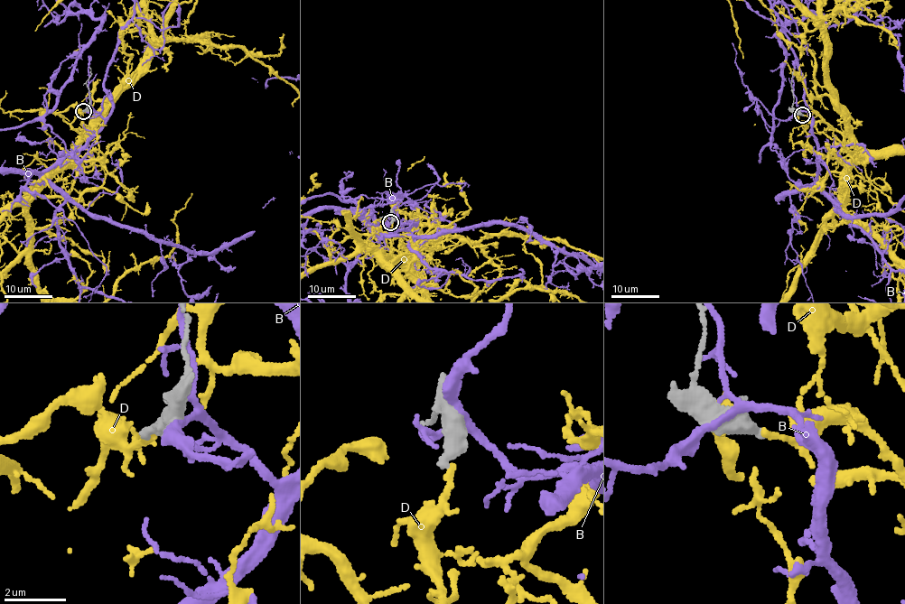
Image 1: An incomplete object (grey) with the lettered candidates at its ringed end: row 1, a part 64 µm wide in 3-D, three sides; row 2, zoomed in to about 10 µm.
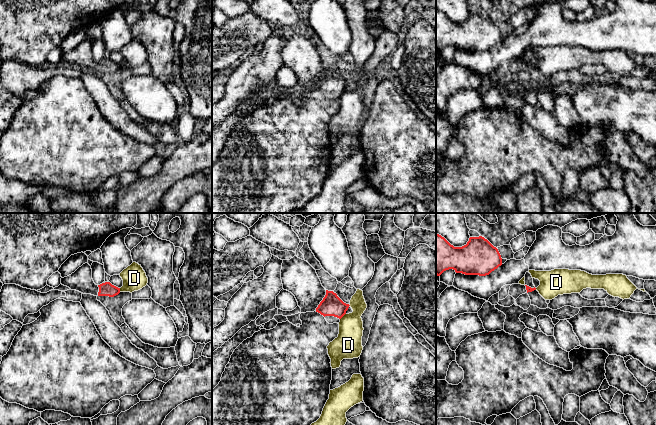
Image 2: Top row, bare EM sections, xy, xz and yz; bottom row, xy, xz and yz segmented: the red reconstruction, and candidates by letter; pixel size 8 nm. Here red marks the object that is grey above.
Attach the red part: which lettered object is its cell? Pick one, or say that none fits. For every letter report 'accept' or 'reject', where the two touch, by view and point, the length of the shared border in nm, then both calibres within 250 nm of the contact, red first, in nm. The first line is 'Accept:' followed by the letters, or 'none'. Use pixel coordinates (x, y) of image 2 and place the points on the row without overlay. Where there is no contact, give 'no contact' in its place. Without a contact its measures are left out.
Accept: none
B: reject; no contact
D: reject; meets red in xz at (343, 91); contact 70 nm long; 170 nm thick on the red side, 220 nm on the other

